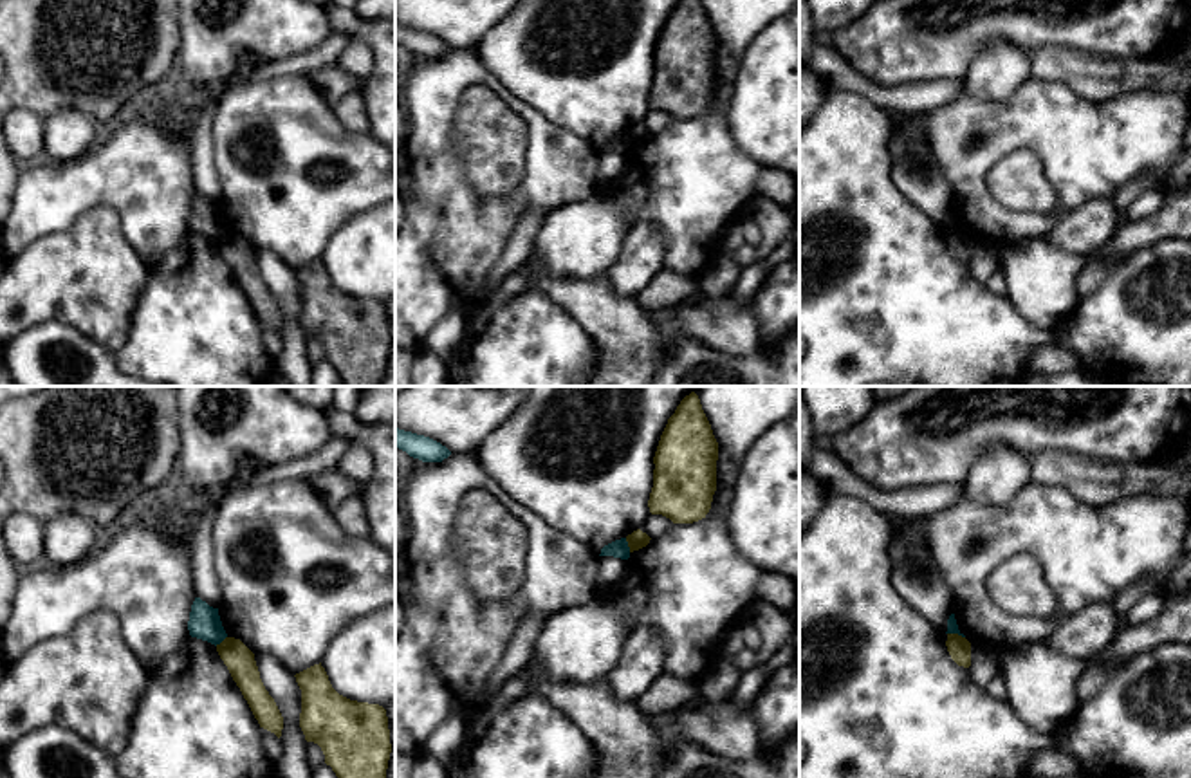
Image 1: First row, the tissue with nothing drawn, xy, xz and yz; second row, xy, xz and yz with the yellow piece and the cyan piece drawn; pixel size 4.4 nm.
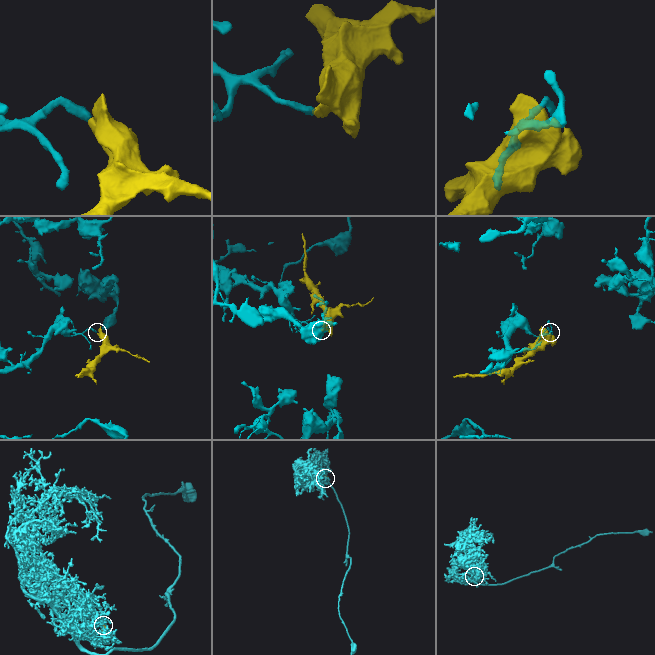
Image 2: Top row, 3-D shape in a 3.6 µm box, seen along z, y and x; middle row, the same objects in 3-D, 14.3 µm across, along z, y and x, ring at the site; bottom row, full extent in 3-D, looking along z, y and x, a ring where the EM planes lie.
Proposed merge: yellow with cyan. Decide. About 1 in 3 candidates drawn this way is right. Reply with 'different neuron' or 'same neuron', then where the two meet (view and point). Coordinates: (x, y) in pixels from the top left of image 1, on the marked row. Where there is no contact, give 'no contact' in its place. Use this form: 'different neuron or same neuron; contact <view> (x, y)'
different neuron; contact yz (957, 634)

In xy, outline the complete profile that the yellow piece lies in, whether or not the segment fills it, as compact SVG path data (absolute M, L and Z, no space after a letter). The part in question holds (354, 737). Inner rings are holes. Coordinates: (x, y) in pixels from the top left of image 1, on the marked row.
M314 664L294 675L301 690L300 727L307 742L314 742L325 755L325 764L332 767L337 778L386 778L392 753L386 709L379 704L357 702L339 695L319 664Z

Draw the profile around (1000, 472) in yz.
M1007 444L989 448L969 469L964 495L983 505L1005 505L1030 482L1030 462Z

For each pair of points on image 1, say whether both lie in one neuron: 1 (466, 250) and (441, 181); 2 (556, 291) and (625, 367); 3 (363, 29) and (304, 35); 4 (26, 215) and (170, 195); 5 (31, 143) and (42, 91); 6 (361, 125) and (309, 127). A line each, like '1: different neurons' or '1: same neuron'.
1: same neuron
2: same neuron
3: different neurons
4: same neuron
5: different neurons
6: different neurons

